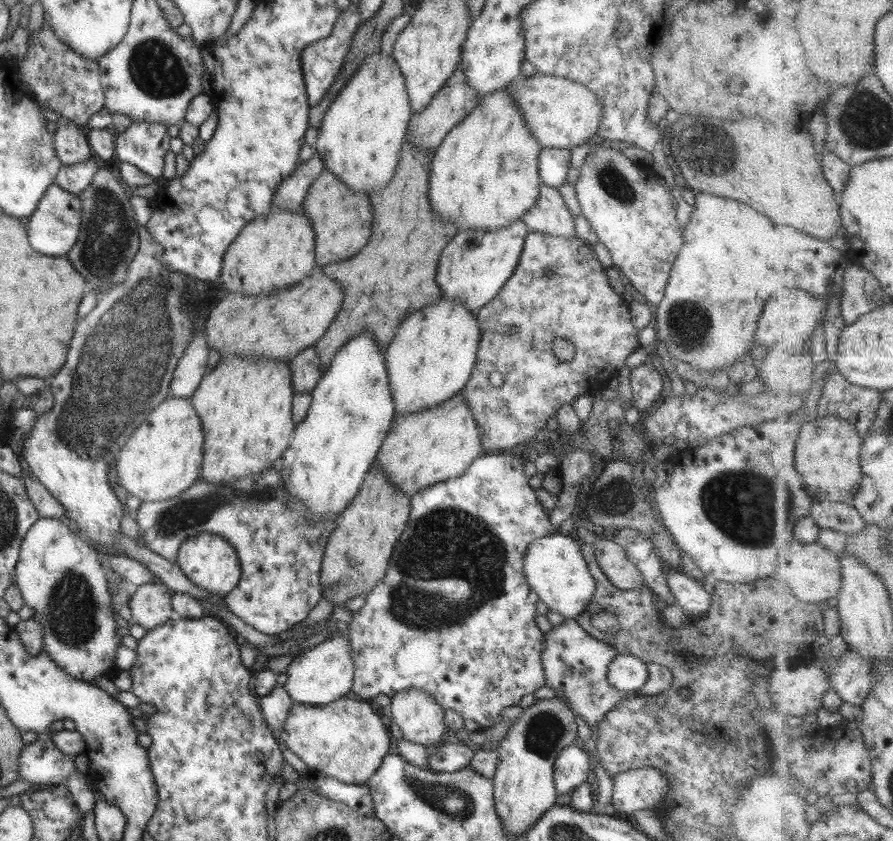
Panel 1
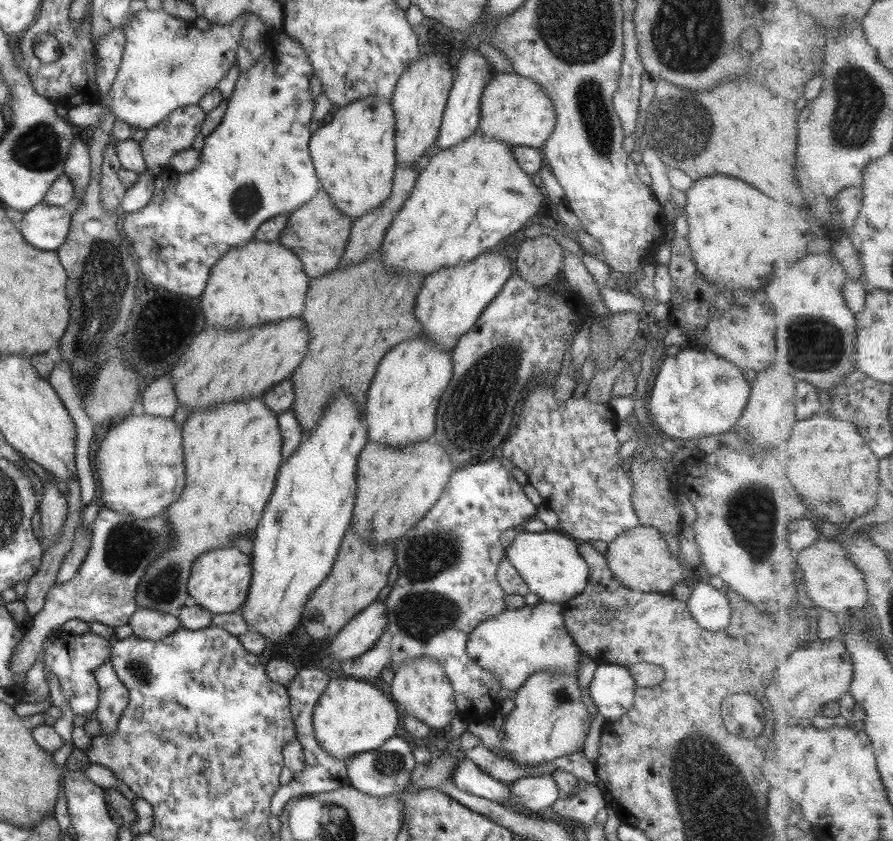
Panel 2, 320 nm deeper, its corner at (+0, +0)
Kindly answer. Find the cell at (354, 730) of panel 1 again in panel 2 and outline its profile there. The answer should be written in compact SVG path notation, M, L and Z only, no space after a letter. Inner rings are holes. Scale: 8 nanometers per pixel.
M344 676L328 680L312 713L315 742L331 759L341 762L357 753L381 747L383 742L396 734L398 722L395 706L379 688L368 681Z

